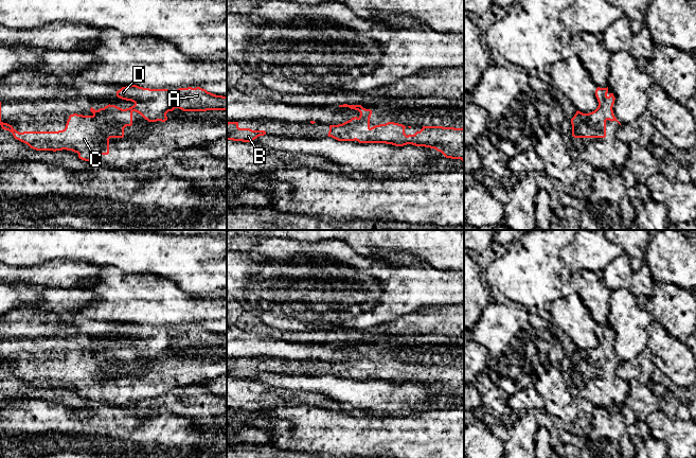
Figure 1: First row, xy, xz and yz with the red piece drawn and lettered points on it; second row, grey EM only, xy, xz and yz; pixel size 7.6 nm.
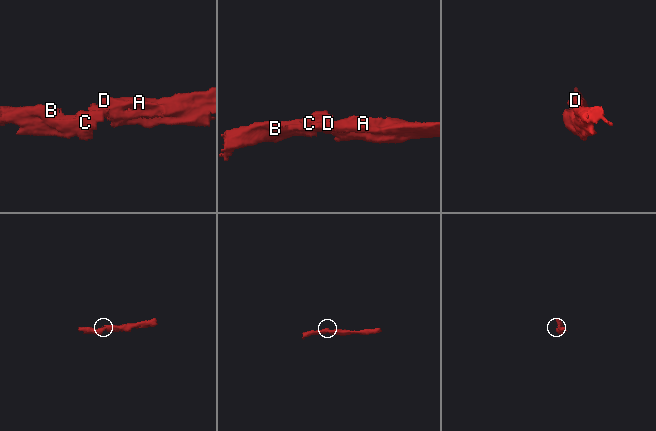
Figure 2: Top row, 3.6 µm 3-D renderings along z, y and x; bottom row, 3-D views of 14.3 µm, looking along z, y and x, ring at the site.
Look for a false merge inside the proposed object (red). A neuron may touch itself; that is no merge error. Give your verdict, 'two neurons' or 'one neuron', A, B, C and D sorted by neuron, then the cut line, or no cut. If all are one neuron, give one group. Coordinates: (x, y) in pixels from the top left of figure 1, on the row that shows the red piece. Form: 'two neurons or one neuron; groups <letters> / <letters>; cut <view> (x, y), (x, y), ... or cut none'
one neuron; groups A B C D; cut none

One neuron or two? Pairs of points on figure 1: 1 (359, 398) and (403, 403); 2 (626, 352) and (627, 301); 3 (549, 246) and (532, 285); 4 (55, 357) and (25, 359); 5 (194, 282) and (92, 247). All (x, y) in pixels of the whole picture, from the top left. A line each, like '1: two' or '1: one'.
1: one
2: one
3: one
4: one
5: one

